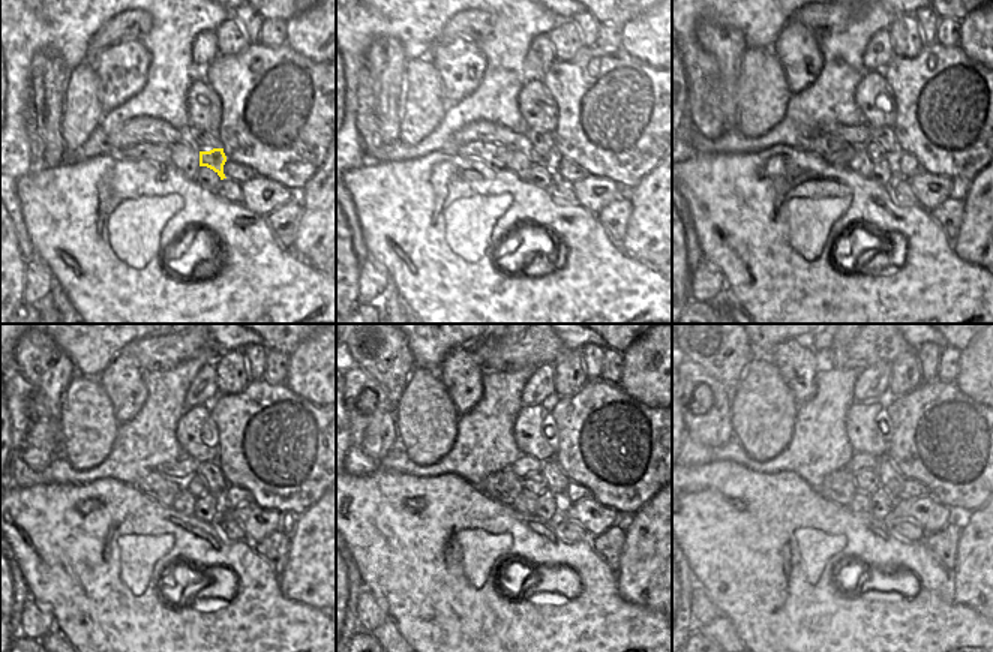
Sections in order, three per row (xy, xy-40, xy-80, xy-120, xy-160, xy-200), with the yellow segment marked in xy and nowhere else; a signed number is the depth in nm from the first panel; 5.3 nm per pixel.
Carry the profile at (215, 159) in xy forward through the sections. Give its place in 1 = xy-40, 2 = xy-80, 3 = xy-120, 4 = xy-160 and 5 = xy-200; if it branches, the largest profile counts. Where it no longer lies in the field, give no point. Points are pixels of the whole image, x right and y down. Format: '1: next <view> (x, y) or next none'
1: next xy-40 (552, 159)
2: next xy-80 (872, 149)
3: next xy-120 (195, 484)
4: next xy-160 (533, 483)
5: next xy-200 (867, 481)

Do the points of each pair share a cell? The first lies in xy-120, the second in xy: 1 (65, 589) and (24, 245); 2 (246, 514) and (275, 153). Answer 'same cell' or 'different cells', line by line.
1: different cells
2: different cells

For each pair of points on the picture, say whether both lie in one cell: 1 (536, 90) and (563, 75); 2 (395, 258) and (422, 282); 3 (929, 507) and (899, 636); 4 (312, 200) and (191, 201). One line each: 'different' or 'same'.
1: different
2: same
3: different
4: different

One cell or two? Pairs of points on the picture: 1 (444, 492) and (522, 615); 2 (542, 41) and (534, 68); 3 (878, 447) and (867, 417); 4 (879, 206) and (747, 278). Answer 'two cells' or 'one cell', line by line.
1: one cell
2: one cell
3: one cell
4: one cell

